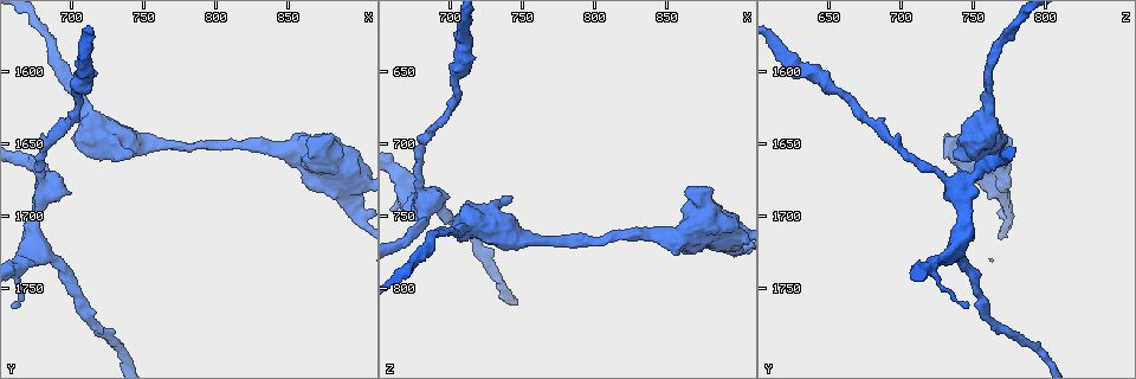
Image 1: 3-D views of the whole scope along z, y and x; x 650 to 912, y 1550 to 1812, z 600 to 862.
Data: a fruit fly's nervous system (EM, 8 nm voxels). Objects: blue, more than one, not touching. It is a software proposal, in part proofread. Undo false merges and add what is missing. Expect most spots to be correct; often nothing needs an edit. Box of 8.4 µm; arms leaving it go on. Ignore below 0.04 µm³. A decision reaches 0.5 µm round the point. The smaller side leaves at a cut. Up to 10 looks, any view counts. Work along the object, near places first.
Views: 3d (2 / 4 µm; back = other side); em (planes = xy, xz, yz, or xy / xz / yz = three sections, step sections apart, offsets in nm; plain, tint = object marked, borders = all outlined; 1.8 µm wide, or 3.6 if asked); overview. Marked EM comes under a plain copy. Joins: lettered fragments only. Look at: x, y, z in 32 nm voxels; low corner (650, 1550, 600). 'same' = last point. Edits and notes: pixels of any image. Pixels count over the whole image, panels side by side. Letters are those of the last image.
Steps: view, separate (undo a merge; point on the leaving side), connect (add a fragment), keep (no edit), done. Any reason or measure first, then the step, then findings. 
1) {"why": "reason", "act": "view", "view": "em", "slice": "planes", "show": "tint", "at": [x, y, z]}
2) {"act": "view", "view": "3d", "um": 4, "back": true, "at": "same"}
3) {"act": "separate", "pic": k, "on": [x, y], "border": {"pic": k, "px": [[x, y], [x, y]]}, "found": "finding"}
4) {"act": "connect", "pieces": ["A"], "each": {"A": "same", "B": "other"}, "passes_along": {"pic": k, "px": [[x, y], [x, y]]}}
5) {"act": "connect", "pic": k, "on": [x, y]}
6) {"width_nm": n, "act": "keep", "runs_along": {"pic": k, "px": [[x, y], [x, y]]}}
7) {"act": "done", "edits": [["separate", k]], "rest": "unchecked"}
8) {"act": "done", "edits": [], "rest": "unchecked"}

{"why": "sudden change in width", "act": "view", "view": "3d", "um": 4, "at": [716, 1636, 758]}

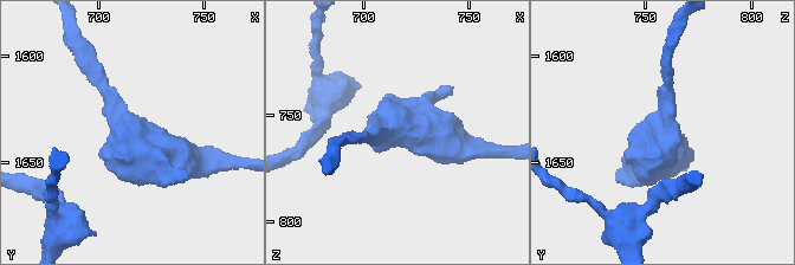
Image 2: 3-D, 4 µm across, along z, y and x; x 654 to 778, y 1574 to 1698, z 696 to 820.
{"act": "view", "view": "em", "um": 3.6, "slice": "yz", "step": 8, "show": "tint", "at": [715, 1637, 756]}

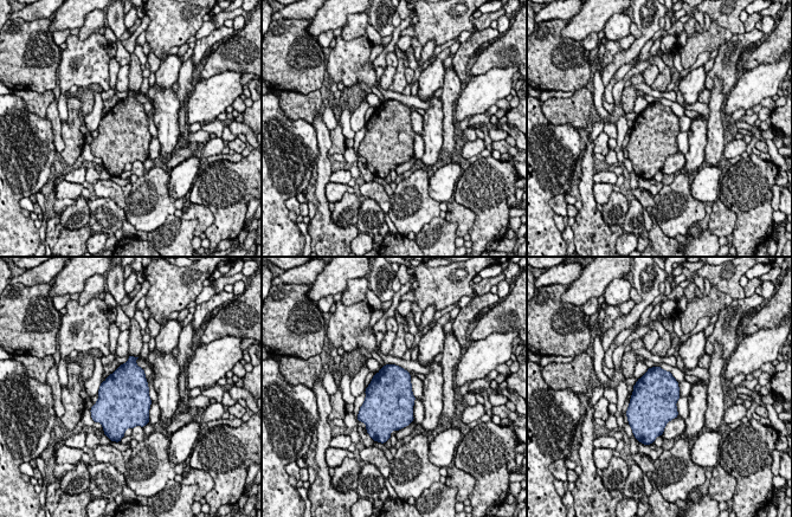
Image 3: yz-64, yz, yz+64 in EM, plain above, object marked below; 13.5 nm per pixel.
{"why": "another direction", "act": "view", "view": "em", "um": 3.6, "slice": "planes", "show": "borders", "at": "same"}

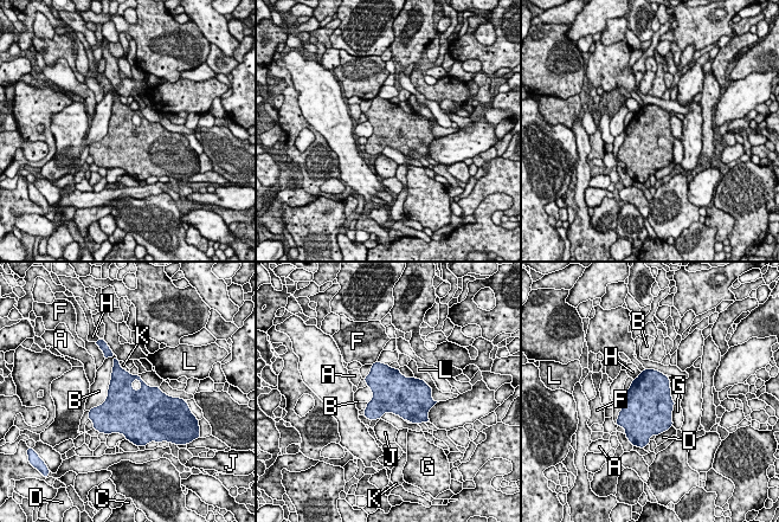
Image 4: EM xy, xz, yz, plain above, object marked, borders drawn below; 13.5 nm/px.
{"act": "keep", "each": {"A": "other", "B": "other", "C": "other", "D": "other", "F": "other", "G": "other", "H": "other", "J": "other", "K": "other", "L": "other"}, "border": {"pic": 4, "px": [[114, 355], [108, 397], [89, 410]]}, "found": "one cell here"}

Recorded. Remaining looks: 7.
{"why": "sudden change in width", "act": "view", "view": "em", "slice": "planes", "show": "tint", "at": [704, 1616, 660]}

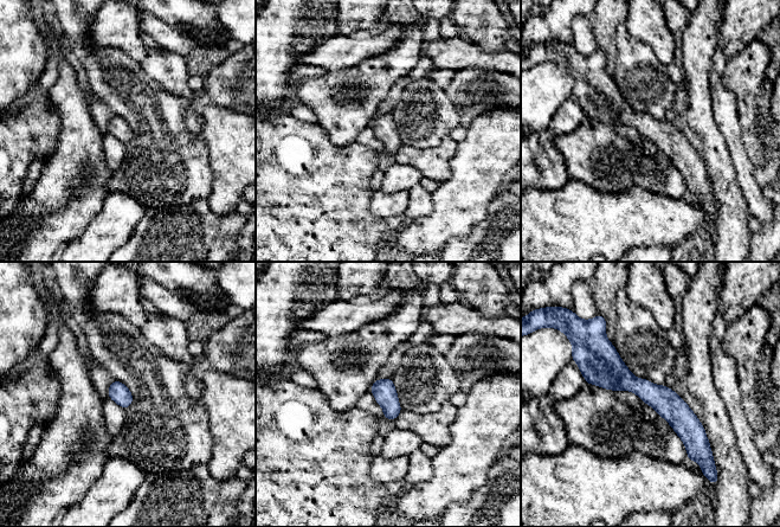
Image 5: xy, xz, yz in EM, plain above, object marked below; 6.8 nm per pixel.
{"act": "view", "view": "em", "slice": "planes", "show": "borders", "at": "same"}

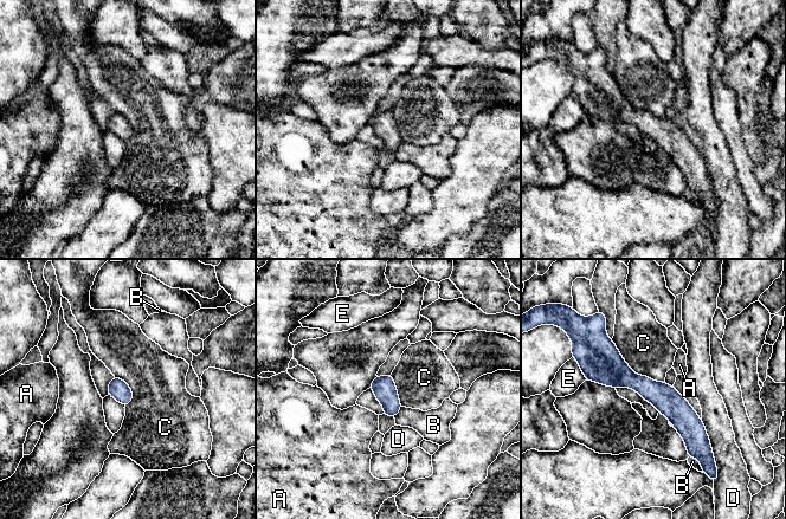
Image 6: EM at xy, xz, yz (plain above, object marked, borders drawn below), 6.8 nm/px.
{"act": "keep", "each": {"A": "other", "B": "other", "C": "other", "D": "other", "E": "other"}, "runs_along": {"pic": 6, "px": [[587, 367], [658, 394], [704, 440]]}, "found": "all the same cell"}

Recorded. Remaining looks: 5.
{"why": "stops while still wide", "act": "view", "view": "3d", "um": 4, "back": true, "at": [864, 1648, 730]}

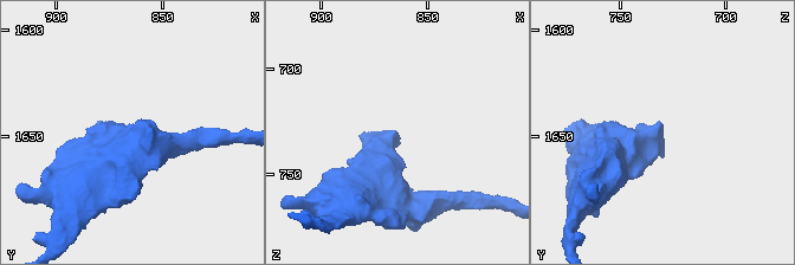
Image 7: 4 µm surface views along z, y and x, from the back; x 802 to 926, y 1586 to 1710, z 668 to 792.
{"act": "view", "view": "em", "um": 3.6, "slice": "xz", "step": 4, "show": "borders", "at": [865, 1646, 731]}

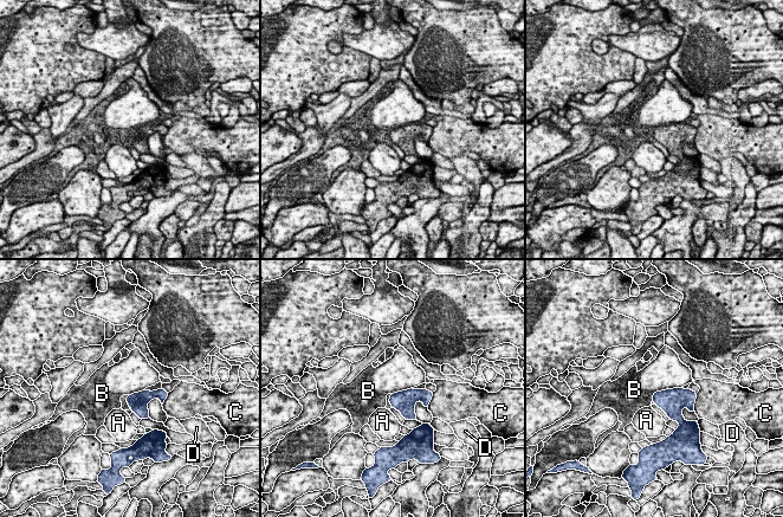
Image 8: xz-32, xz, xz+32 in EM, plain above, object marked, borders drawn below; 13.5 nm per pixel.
{"act": "keep", "each": {"A": "other", "B": "other", "C": "other", "D": "other"}, "border": {"pic": 8, "px": [[680, 387], [657, 391], [651, 400]]}, "found": "no lettered fragment goes on from it"}

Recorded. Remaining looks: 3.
{"why": "calibre changes", "act": "view", "view": "3d", "um": 4, "at": [892, 1688, 768]}

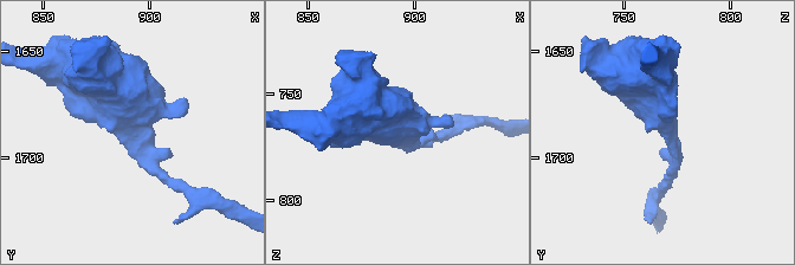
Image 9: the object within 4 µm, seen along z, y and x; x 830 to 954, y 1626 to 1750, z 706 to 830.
{"why": "shape alone is not enough", "act": "view", "view": "em", "um": 3.6, "slice": "yz", "step": 4, "show": "tint", "at": [892, 1688, 770]}

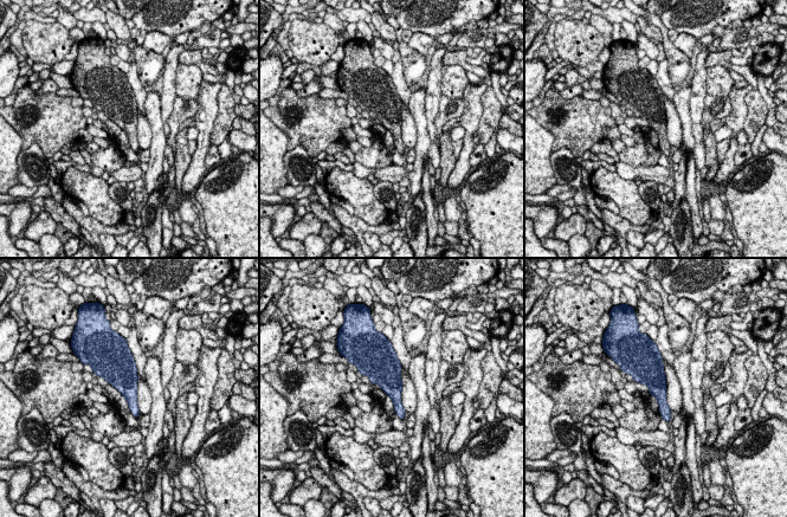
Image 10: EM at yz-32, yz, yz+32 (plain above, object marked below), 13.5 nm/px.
{"why": "cut it another way", "act": "view", "view": "em", "um": 3.6, "slice": "planes", "show": "borders", "at": "same"}

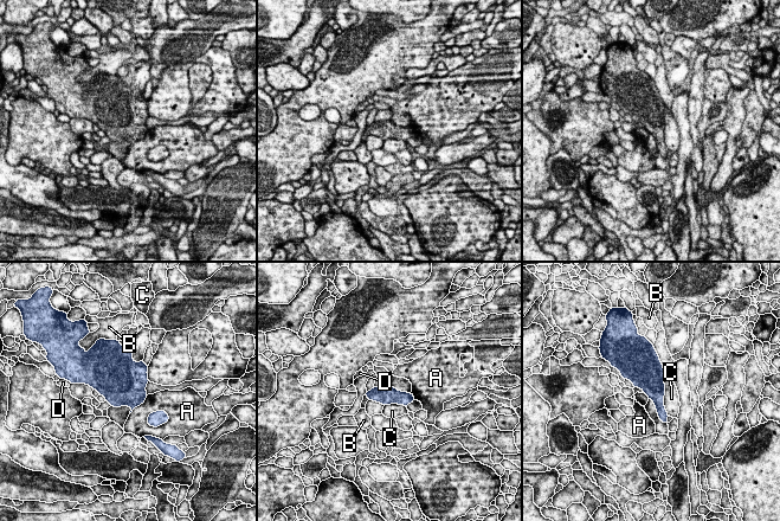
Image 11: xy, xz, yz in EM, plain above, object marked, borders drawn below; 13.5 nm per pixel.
{"act": "keep", "each": {"A": "other", "B": "other", "C": "other", "D": "other"}, "border": {"pic": 11, "px": [[663, 371], [664, 409], [669, 415]]}, "found": "all the same cell"}

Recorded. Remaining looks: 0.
{"act": "done", "edits": [], "rest": "unchecked"}

